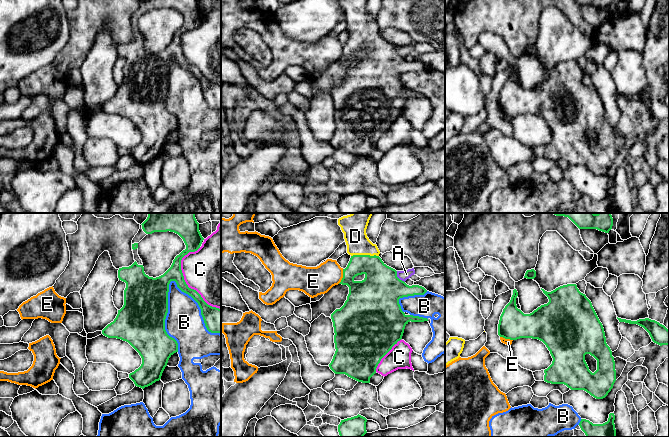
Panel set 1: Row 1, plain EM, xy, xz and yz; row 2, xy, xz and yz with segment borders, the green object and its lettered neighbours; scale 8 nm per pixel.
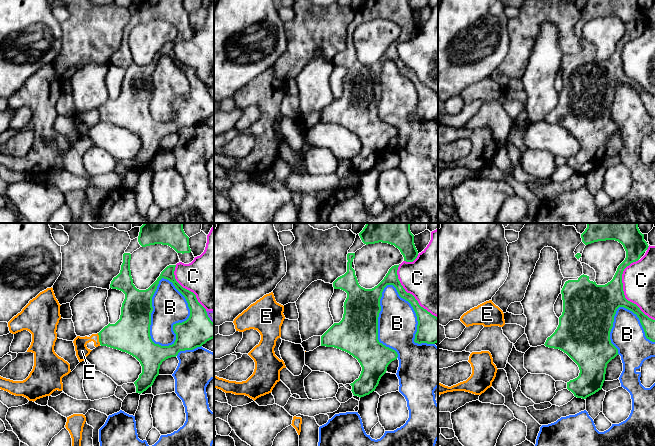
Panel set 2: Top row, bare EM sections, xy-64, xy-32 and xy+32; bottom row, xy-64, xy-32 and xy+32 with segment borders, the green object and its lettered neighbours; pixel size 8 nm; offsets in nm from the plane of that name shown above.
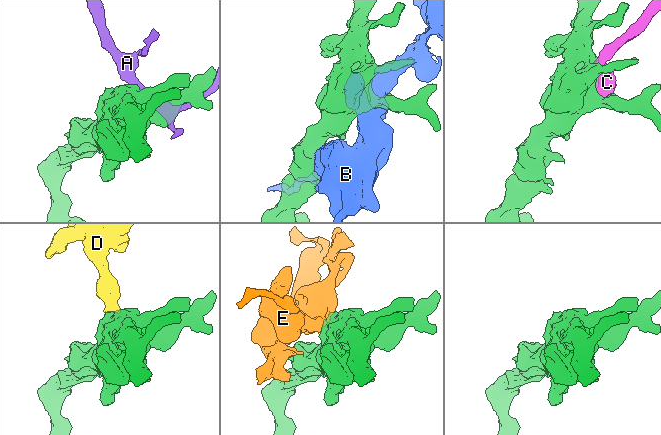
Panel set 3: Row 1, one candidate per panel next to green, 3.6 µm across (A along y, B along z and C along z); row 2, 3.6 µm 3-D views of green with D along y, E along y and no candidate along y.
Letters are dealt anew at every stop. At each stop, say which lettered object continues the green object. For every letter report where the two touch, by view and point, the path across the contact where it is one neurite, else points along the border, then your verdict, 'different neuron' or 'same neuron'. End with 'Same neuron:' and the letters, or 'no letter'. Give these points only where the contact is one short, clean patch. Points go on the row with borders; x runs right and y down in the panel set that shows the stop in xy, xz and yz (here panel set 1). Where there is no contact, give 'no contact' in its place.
A: xz (397, 277) | different neuron
B: xy (200, 308) | different neuron
C: xy (187, 285) | different neuron
D: xz (364, 255) | across xz (381, 281), (364, 255), (356, 240), (354, 226) | same neuron
E: xz (343, 276) | along xz (343, 269), (343, 277), (338, 283) | different neuron
Same neuron: D

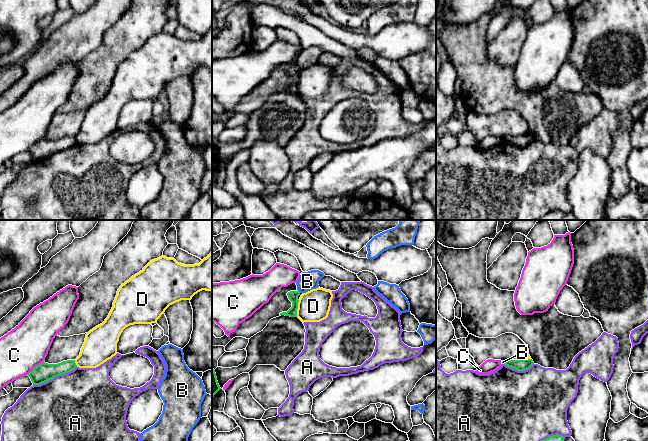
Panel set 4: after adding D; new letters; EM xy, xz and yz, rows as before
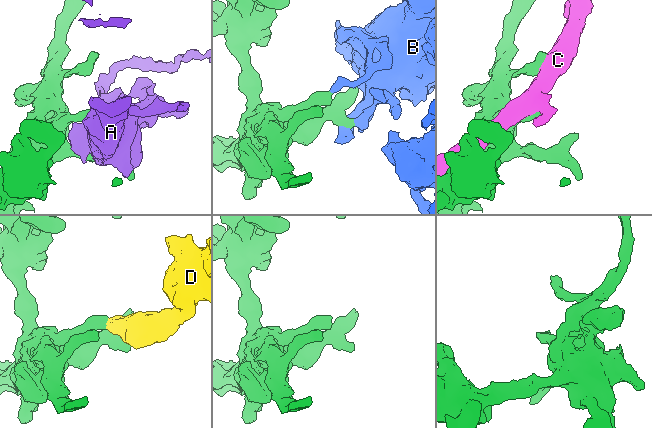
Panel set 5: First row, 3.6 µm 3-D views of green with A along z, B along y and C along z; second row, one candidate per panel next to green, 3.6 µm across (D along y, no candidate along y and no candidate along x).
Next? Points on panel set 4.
A: xy (54, 376) | different neuron
B: yz (505, 362) | along yz (505, 361), (503, 363) | different neuron
C: xy (36, 366) | different neuron
D: xz (297, 308) | along xz (299, 300), (296, 316) | different neuron
Same neuron: no letter

